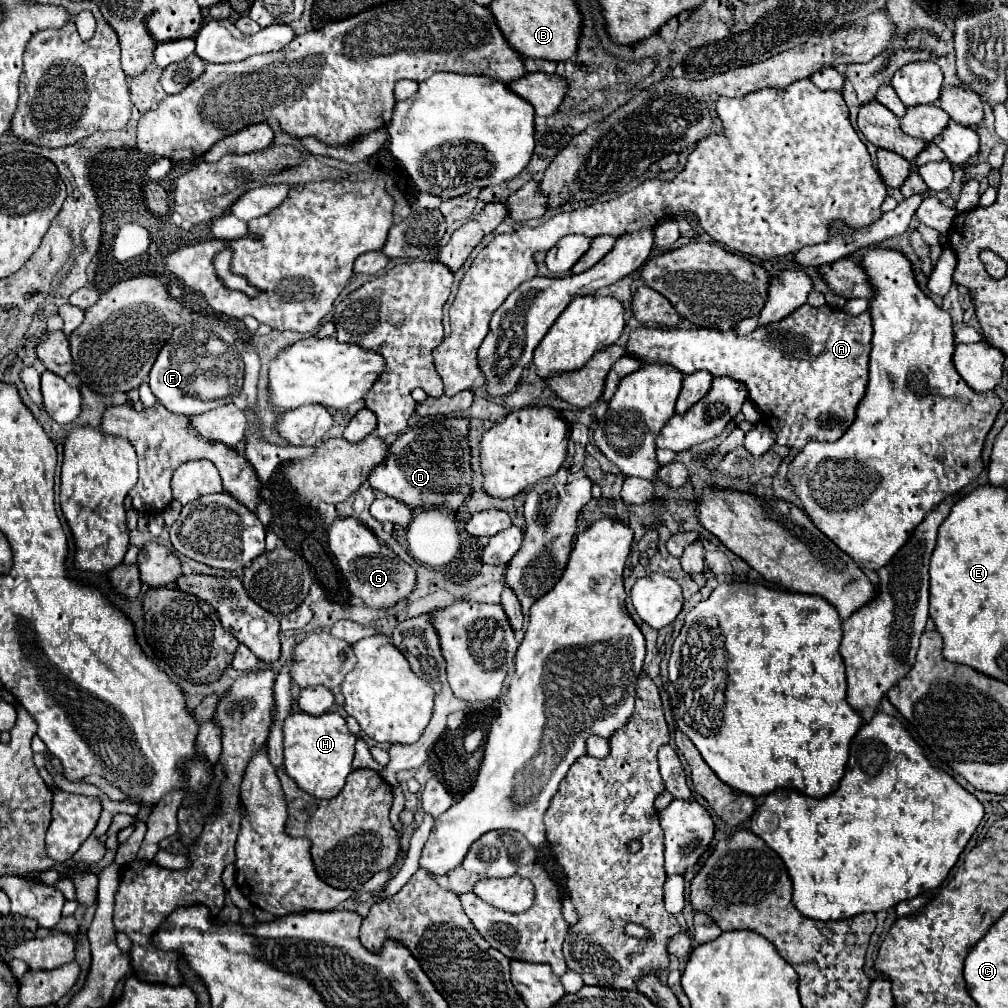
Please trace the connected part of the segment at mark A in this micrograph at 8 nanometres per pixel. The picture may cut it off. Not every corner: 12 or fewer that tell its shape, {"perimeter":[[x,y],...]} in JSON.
{"perimeter":[[804,304],[746,336],[630,332],[626,354],[746,384],[776,444],[836,442],[870,312]]}

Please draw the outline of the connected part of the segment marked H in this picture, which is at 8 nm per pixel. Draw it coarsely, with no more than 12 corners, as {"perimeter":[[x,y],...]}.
{"perimeter":[[338,712],[284,720],[286,774],[334,798],[356,736]]}

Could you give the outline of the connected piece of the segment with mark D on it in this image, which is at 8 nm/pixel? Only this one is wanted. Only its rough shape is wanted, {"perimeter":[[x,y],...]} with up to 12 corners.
{"perimeter":[[468,420],[400,434],[368,474],[404,504],[460,508]]}

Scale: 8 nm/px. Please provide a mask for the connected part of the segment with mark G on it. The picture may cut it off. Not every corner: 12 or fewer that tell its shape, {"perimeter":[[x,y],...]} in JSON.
{"perimeter":[[360,520],[328,544],[350,592],[372,608],[404,600],[416,572]]}

